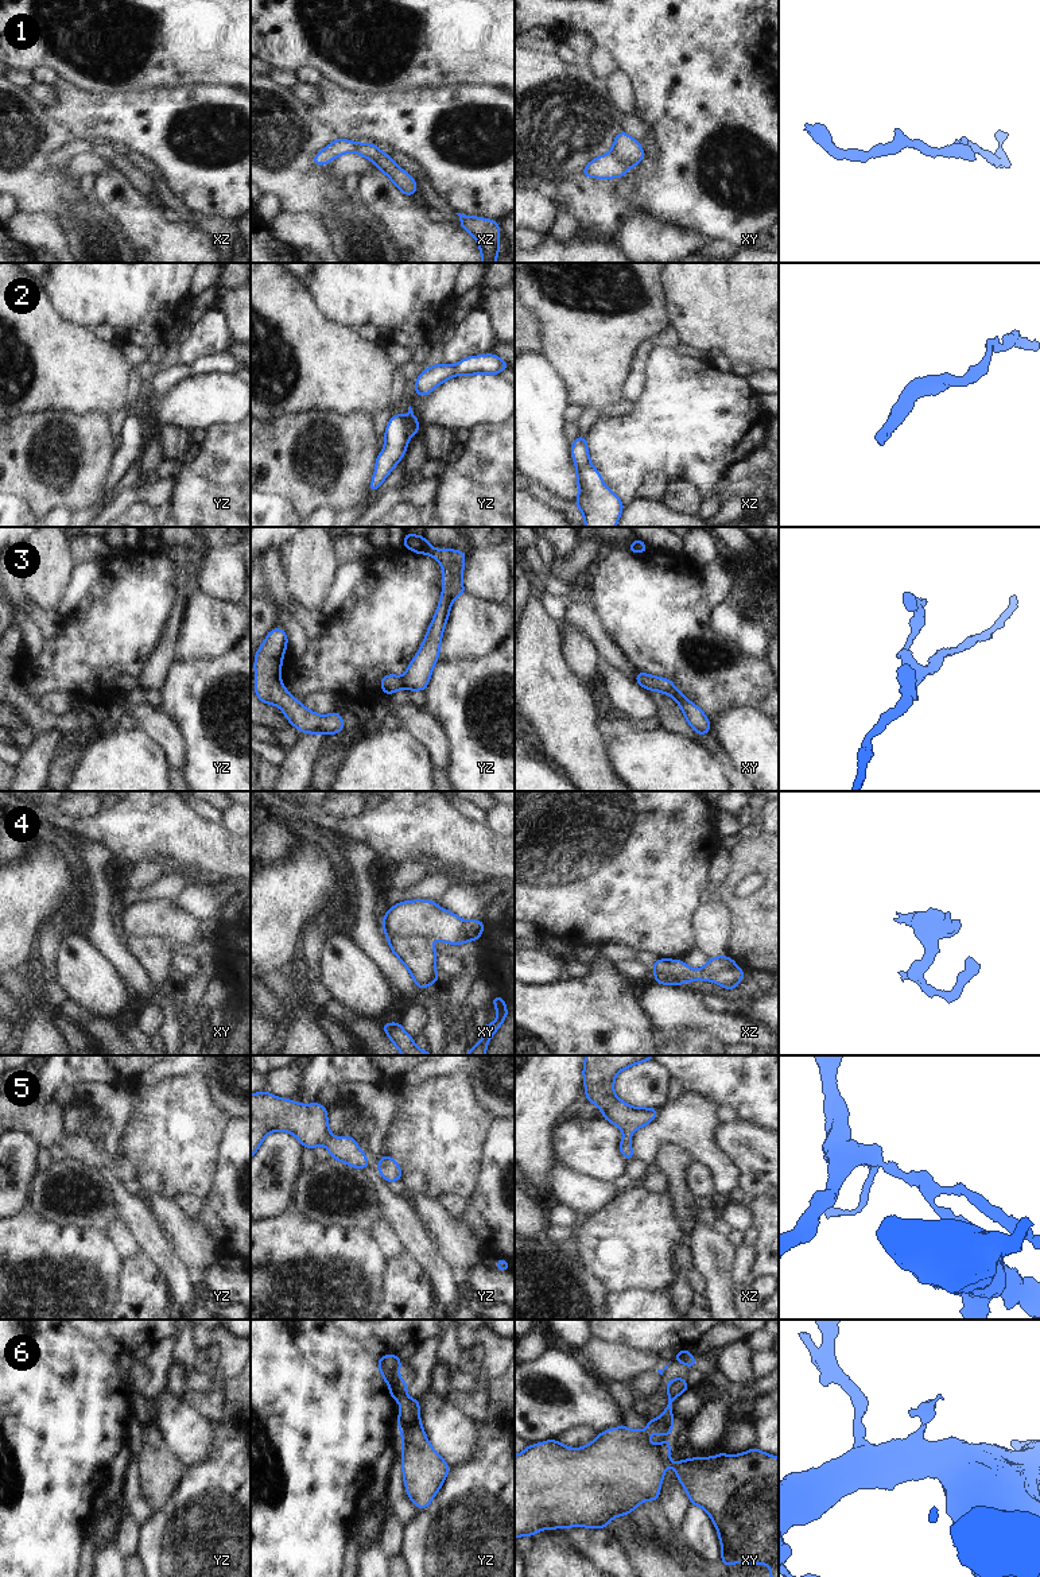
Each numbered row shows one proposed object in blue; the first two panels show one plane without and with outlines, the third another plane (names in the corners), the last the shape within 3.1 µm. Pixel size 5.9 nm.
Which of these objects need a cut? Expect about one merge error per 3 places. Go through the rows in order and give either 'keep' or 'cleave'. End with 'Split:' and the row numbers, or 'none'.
1: cleave
2: keep
3: keep
4: cleave
5: keep
6: keep
Split: 1, 4

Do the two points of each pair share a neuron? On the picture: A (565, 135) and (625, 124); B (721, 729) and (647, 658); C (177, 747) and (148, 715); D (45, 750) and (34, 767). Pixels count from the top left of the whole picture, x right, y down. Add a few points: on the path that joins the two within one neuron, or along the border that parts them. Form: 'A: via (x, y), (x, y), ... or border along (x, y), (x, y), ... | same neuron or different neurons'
A: border along (624, 115), (620, 121), (620, 130) | different neurons
B: border along (742, 708), (725, 709), (710, 727) | different neurons
C: via (170, 739), (155, 723) | same neuron
D: via (41, 754), (35, 763) | same neuron

